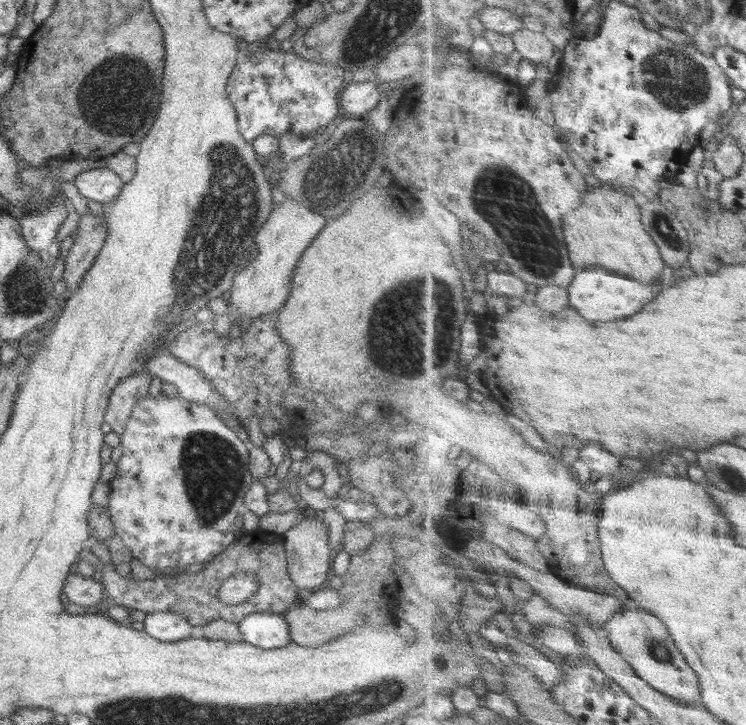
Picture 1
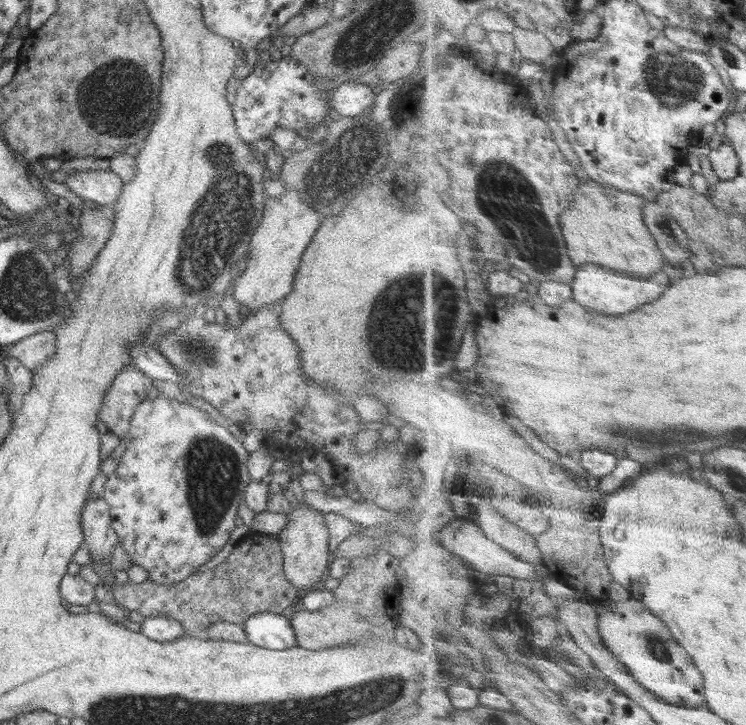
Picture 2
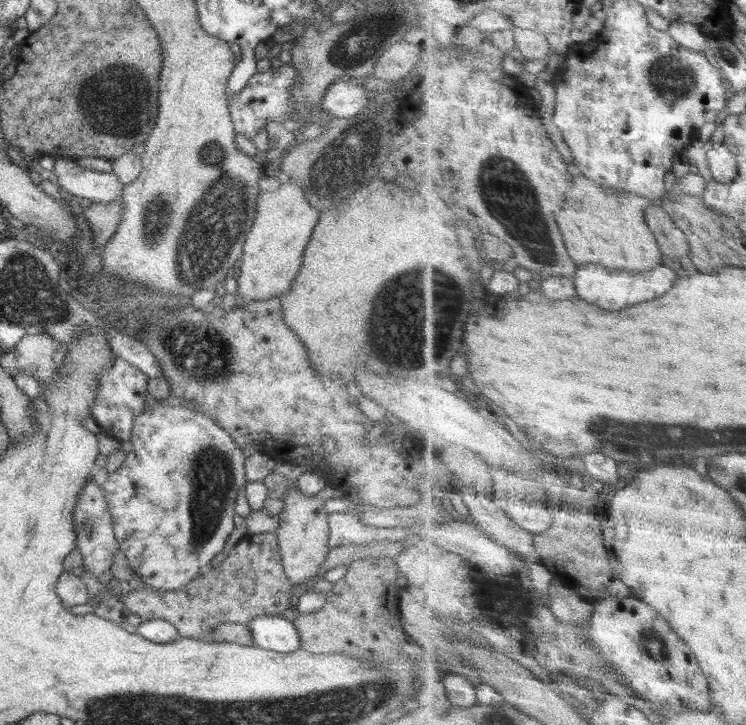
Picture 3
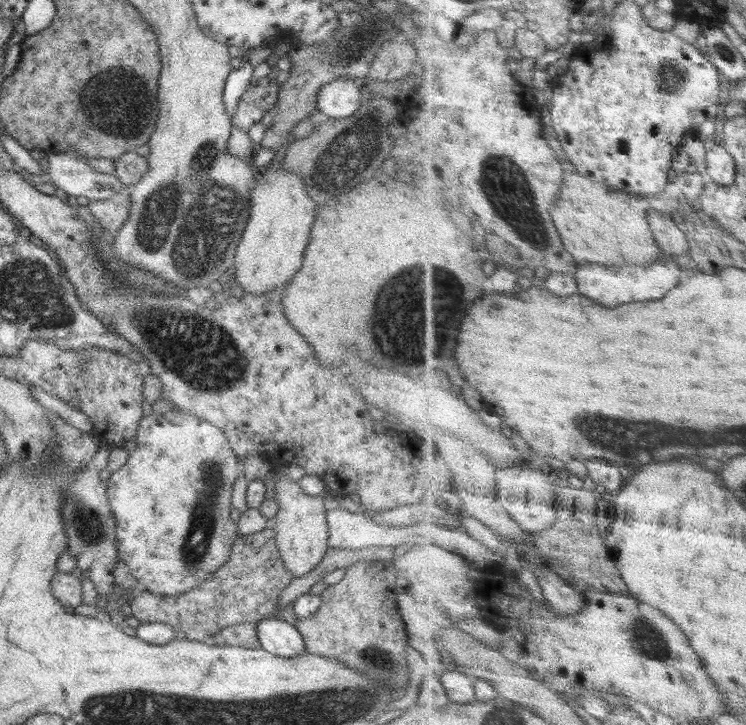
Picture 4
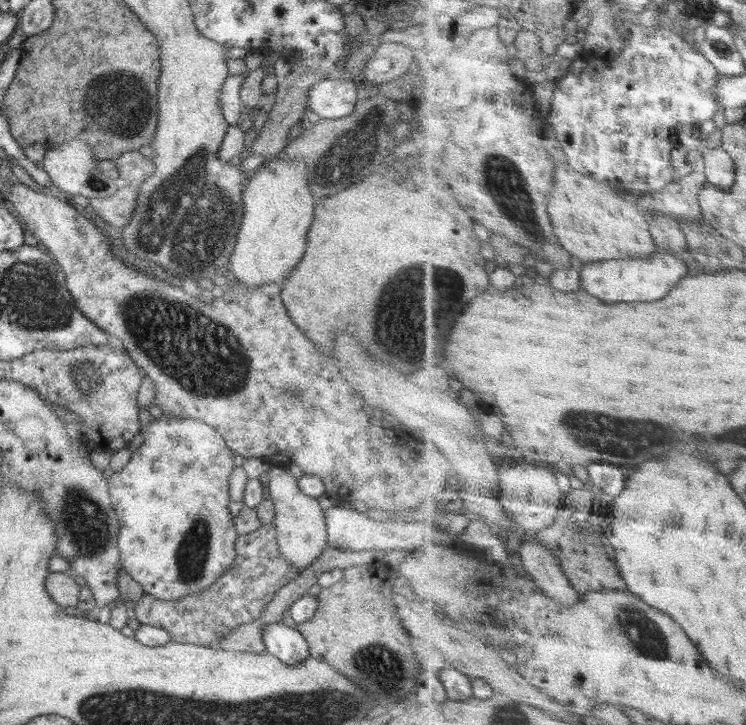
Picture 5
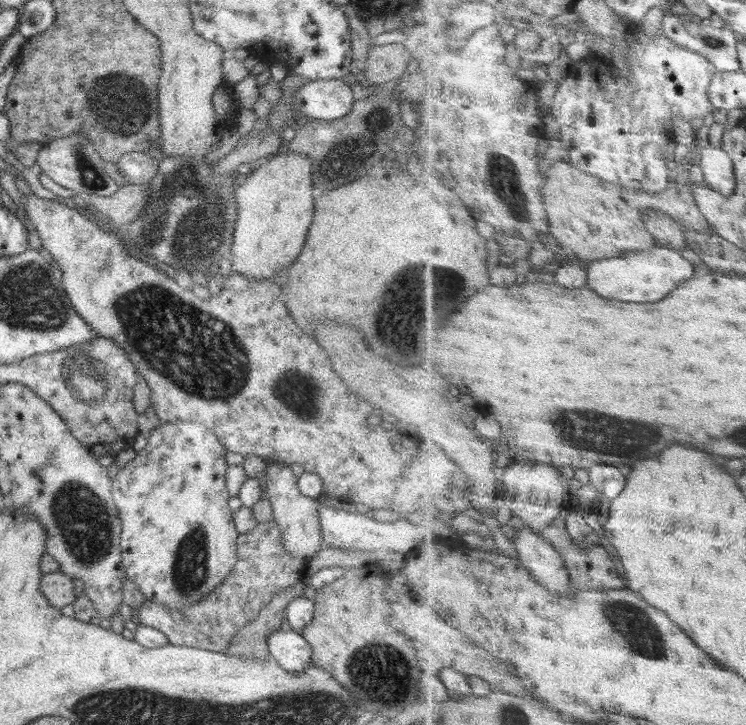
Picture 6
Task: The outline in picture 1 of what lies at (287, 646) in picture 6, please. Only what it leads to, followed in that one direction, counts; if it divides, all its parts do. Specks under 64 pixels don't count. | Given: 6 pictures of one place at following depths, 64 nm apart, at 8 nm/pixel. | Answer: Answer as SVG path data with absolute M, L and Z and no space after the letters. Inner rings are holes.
M248 614L239 622L243 640L261 649L274 649L291 643L289 626L283 615Z

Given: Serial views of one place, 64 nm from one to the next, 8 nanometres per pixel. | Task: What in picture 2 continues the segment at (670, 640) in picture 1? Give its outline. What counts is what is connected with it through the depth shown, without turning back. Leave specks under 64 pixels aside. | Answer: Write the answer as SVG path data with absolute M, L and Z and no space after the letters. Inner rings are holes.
M613 600L599 616L599 629L606 646L626 664L630 674L648 690L676 706L709 706L704 674L685 646L674 636L665 619L642 602Z

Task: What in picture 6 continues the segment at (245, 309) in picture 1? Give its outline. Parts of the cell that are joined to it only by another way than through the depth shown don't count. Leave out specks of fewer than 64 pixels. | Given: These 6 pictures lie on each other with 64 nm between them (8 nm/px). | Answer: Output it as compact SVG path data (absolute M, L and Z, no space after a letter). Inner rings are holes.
M283 151L276 153L274 156L271 156L262 163L261 166L258 166L256 170L252 171L245 177L241 178L239 183L235 185L234 197L235 203L237 206L237 221L233 234L233 245L231 246L231 260L233 270L243 274L246 278L251 278L252 280L268 279L273 280L274 276L277 274L277 270L282 267L288 270L288 266L292 264L294 258L298 258L298 254L302 252L304 248L304 242L306 242L306 232L312 224L312 218L314 218L314 198L312 198L312 163L311 160L308 160L307 155L304 153L295 153L292 151Z

